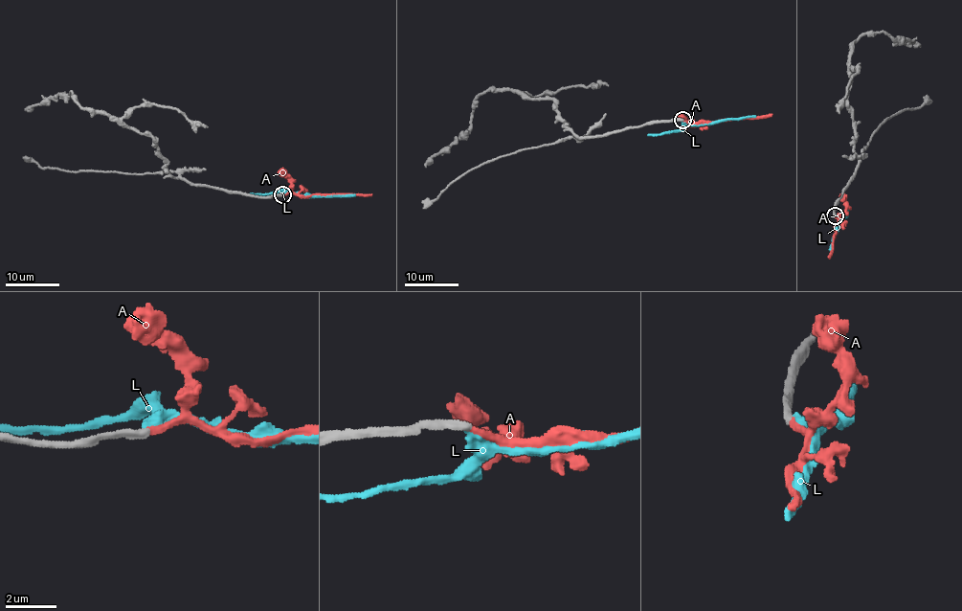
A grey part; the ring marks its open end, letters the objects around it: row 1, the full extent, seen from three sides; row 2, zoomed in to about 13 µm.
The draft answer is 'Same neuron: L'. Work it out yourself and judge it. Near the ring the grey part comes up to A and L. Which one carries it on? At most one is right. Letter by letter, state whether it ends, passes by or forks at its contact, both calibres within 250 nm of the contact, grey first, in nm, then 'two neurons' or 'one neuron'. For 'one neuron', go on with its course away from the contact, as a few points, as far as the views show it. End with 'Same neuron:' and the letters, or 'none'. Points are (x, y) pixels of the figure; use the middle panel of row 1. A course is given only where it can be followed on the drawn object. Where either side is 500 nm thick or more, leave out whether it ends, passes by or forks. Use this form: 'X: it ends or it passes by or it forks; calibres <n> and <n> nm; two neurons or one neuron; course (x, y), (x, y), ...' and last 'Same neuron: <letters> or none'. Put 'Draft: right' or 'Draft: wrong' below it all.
A: it ends; calibres 320 and 280 nm; one neuron; course (682, 121), (722, 122), (766, 118), (772, 114)
L: it ends; calibres 360 and 400 nm; two neurons
Same neuron: A
Draft: wrong

